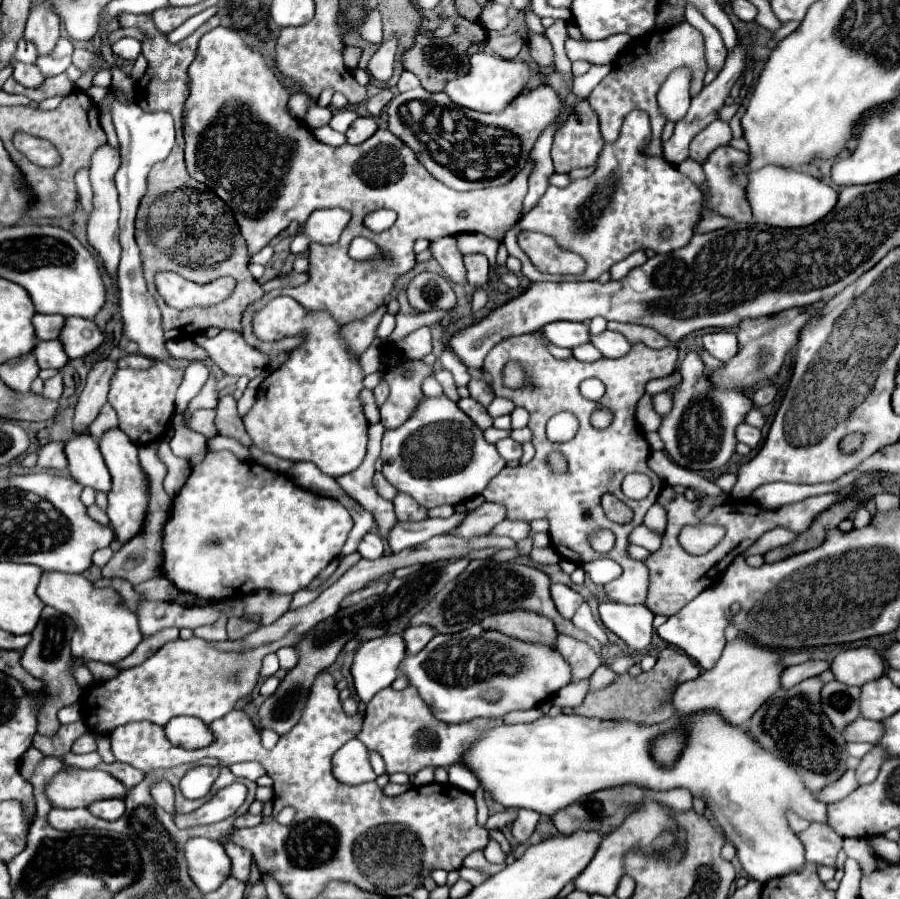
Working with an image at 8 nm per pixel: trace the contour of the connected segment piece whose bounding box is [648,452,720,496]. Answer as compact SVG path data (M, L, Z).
M652 452L648 466L668 484L680 484L684 488L692 488L698 494L708 494L708 496L720 496L720 488L714 482L708 482L704 476L700 476L700 472L688 470L678 466L676 462L672 462L666 452Z

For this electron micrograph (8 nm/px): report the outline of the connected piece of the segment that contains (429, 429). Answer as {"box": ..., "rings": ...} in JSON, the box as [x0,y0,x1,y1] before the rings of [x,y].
{"box":[382,394,506,508],"rings":[[[444,394],[422,396],[410,418],[394,430],[386,430],[382,438],[384,478],[400,492],[410,494],[420,506],[434,508],[442,504],[462,504],[482,494],[492,476],[496,476],[506,460],[494,444],[488,444],[482,430]]]}

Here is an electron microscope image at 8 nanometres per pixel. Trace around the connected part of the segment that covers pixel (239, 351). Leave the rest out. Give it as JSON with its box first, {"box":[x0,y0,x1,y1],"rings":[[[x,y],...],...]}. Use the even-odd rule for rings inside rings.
{"box":[194,330,266,378],"rings":[[[220,330],[216,338],[198,334],[194,336],[194,340],[208,352],[212,362],[230,376],[256,378],[262,370],[266,370],[266,356],[256,348],[248,346],[240,332]]]}

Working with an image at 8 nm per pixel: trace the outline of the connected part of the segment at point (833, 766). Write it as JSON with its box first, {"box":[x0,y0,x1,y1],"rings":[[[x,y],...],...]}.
{"box":[748,670,846,792],"rings":[[[826,670],[790,690],[778,690],[774,700],[764,702],[748,724],[748,732],[766,750],[790,762],[790,766],[800,772],[804,784],[812,792],[820,792],[826,788],[826,784],[834,784],[846,772],[846,740],[824,716],[824,710],[820,710],[820,688],[830,680],[834,680],[834,676],[830,670]]]}

